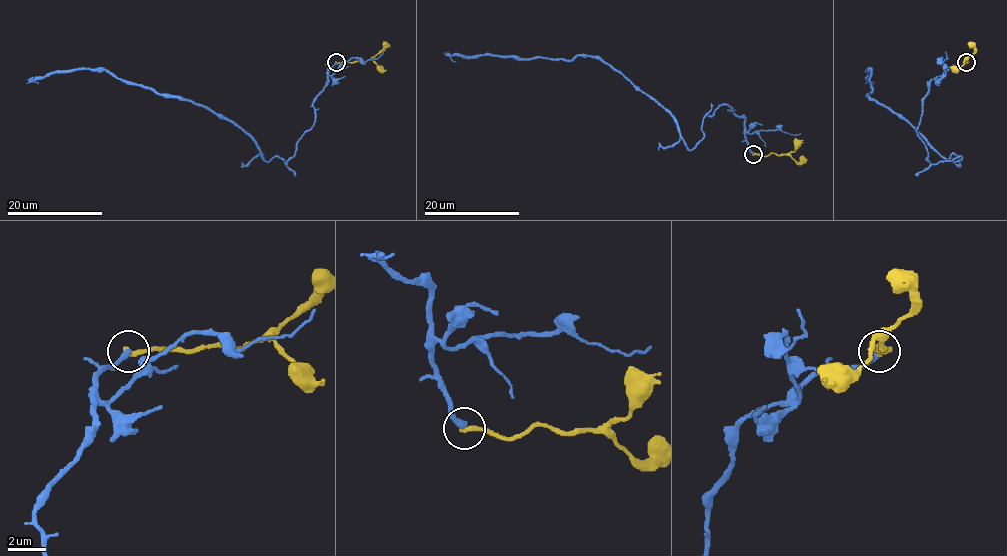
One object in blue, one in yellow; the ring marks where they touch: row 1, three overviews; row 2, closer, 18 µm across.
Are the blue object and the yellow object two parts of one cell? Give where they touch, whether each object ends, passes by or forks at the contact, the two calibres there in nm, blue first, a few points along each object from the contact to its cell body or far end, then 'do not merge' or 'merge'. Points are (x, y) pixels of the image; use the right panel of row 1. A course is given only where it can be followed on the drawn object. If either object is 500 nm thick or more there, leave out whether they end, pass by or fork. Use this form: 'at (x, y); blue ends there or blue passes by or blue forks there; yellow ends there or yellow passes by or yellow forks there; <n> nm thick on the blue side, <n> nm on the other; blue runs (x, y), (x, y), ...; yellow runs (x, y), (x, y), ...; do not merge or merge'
at (966, 62); blue ends there; yellow ends there; 320 nm thick on the blue side, 280 nm on the other; blue runs (966, 62), (931, 80), (916, 129), (931, 163), (961, 158), (954, 161), (867, 94), (868, 69), (865, 84); yellow runs (966, 62), (974, 50), (967, 43); do not merge

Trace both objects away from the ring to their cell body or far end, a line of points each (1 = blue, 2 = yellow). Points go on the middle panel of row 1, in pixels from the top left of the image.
1: (753, 154), (744, 119), (727, 104), (705, 116), (704, 136), (689, 149), (665, 109), (591, 56), (444, 53)
2: (753, 154), (788, 154), (798, 162), (803, 155)

